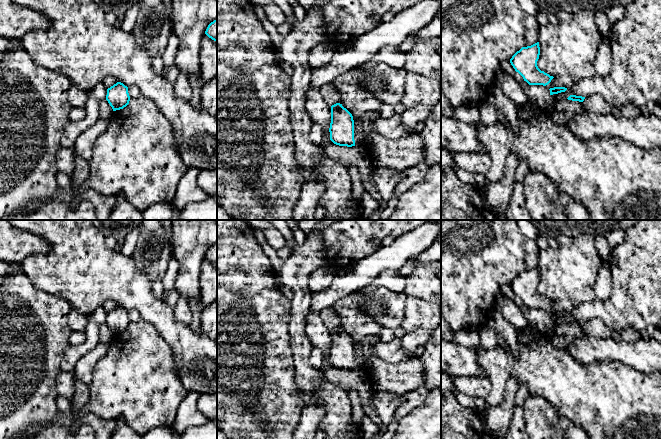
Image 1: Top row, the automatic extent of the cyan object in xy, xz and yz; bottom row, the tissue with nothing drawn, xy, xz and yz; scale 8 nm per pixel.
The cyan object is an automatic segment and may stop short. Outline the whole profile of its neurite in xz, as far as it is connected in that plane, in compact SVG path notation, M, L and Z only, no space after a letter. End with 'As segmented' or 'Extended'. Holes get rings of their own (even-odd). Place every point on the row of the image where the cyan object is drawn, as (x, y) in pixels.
M336 103L331 106L330 140L339 146L355 146L354 120L352 114Z. As segmented

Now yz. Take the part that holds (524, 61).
M537 42L531 46L522 47L512 56L510 63L529 85L546 86L554 77L538 68L539 55L540 47Z. As segmented

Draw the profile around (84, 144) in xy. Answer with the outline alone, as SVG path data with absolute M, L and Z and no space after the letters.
M98 119L94 125L85 130L75 142L76 154L89 161L92 157L93 146L98 137L107 130L108 123L107 120Z

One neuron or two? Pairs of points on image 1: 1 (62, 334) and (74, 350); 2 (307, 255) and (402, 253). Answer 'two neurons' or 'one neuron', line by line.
1: two neurons
2: two neurons

